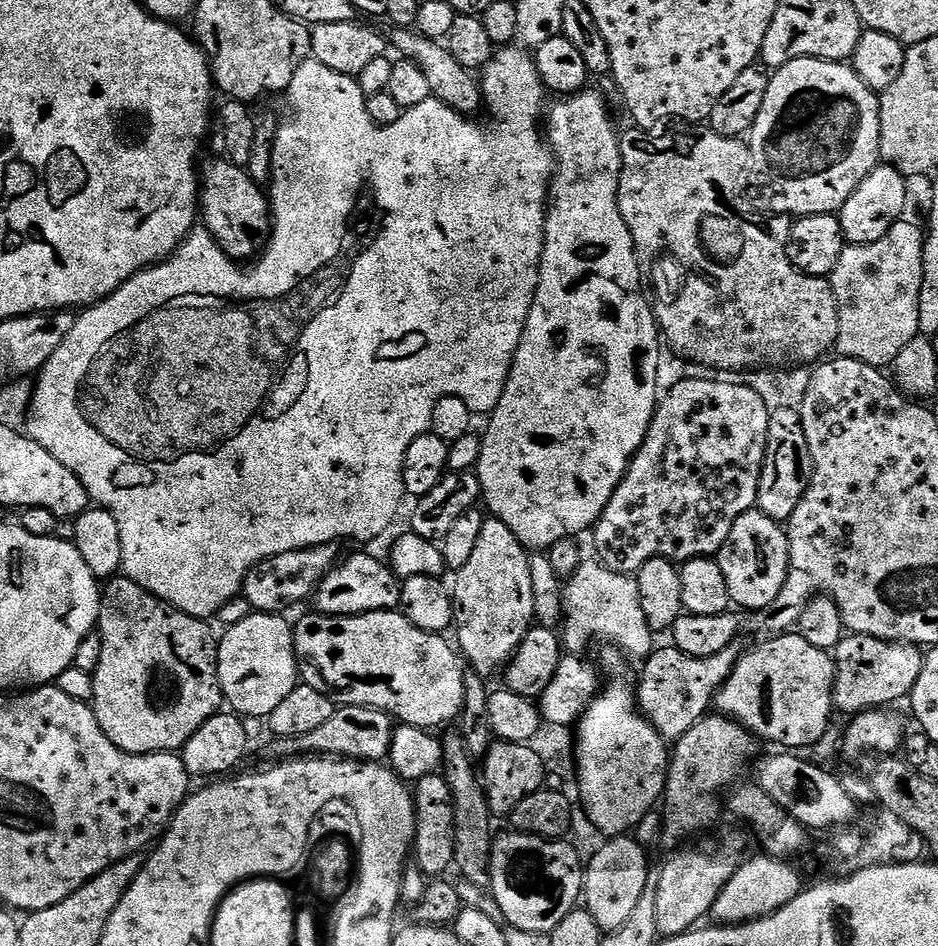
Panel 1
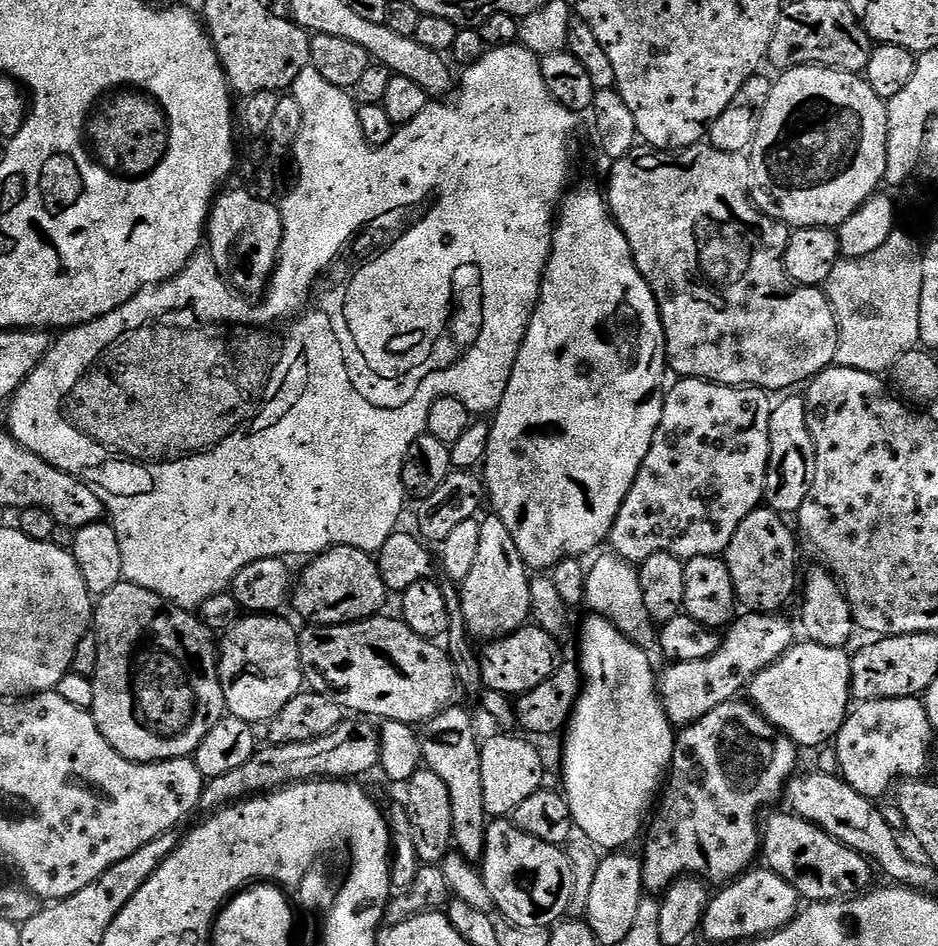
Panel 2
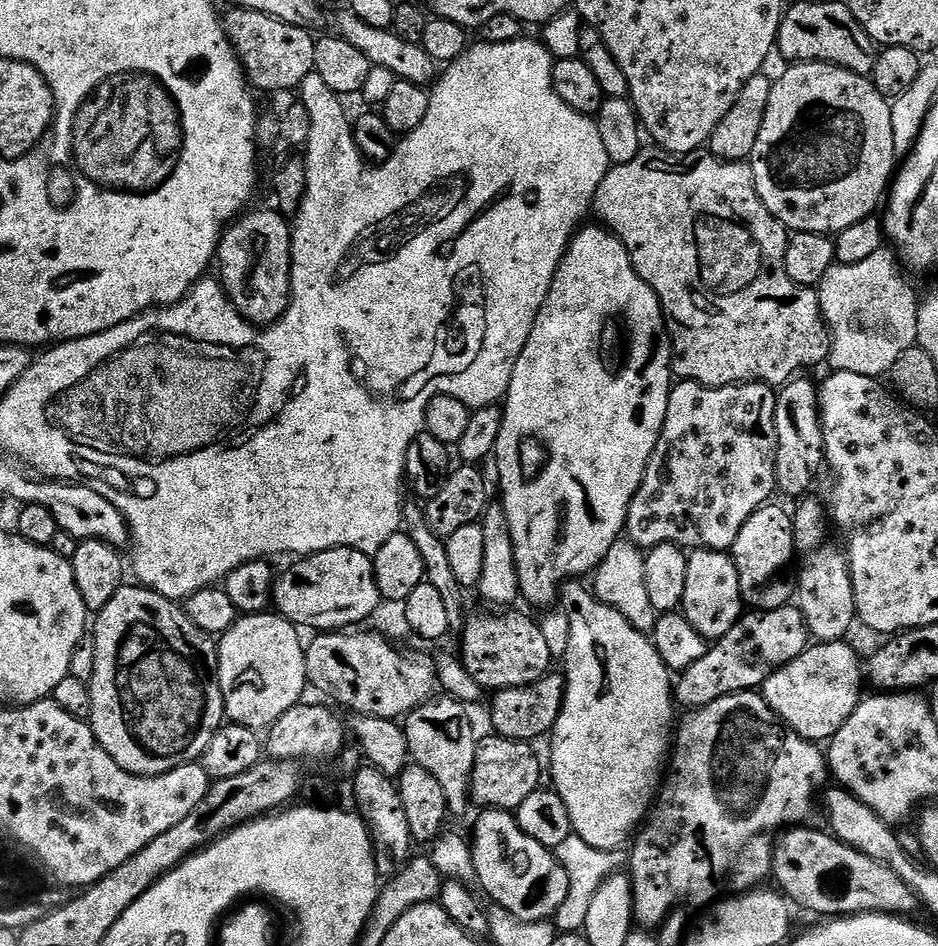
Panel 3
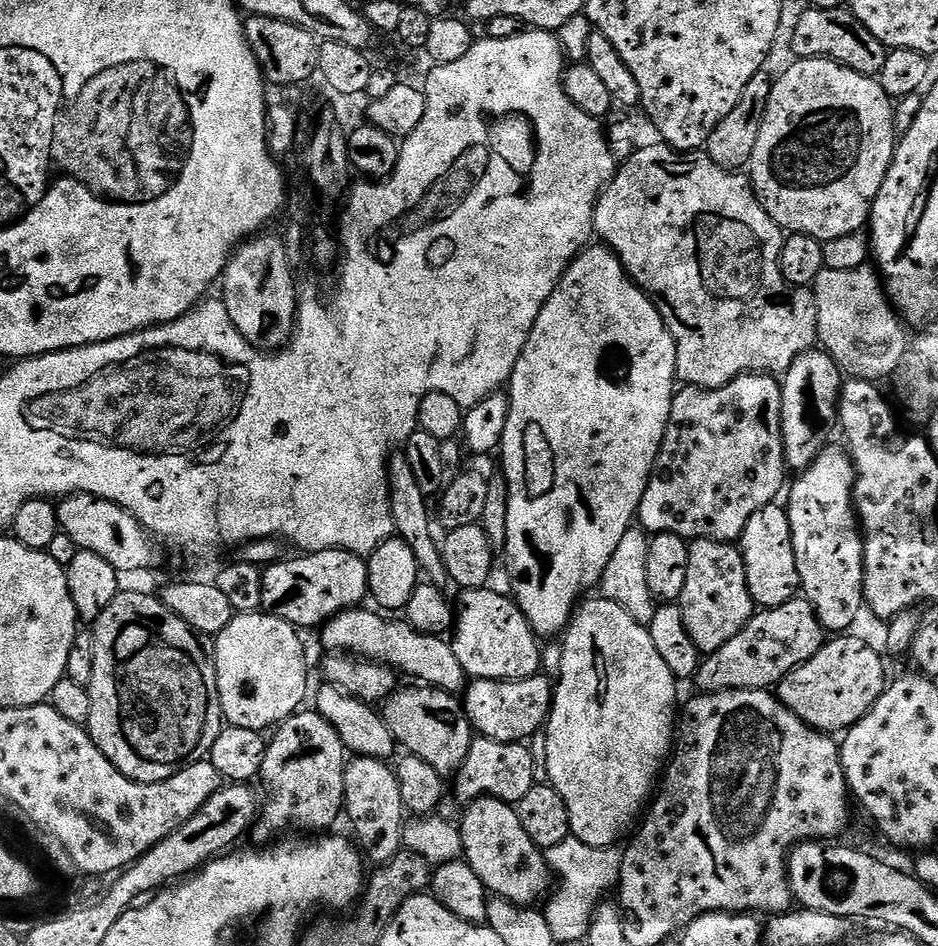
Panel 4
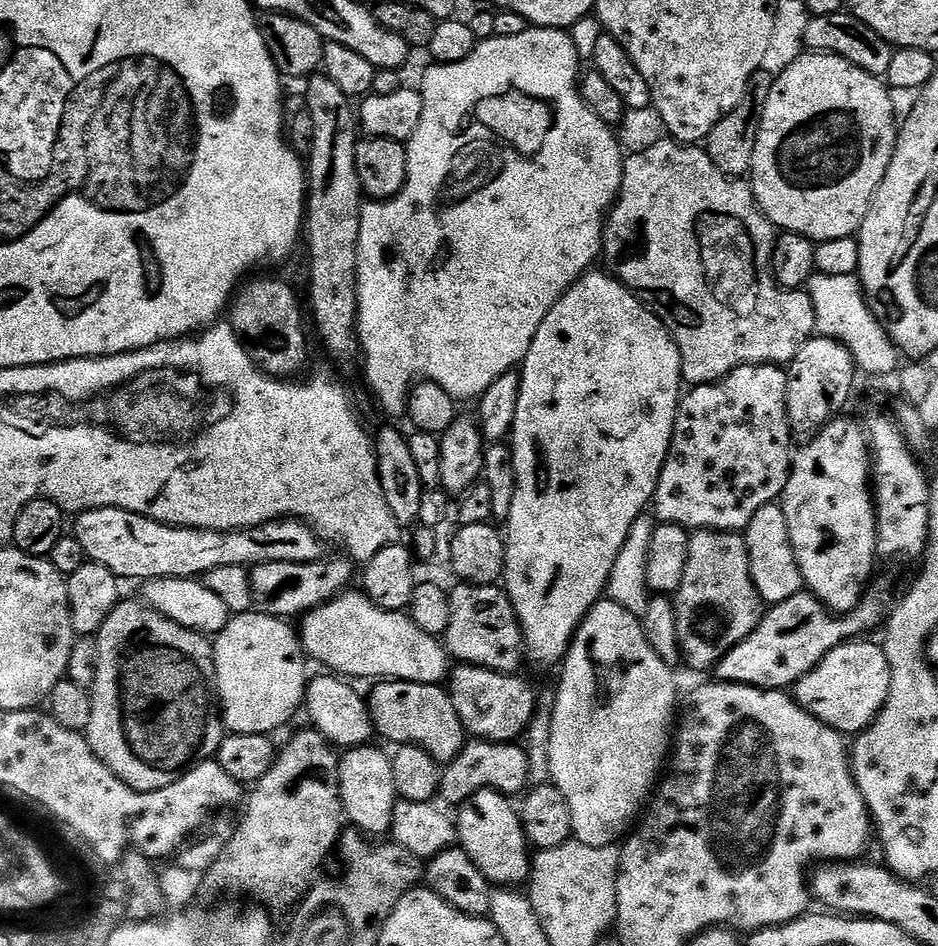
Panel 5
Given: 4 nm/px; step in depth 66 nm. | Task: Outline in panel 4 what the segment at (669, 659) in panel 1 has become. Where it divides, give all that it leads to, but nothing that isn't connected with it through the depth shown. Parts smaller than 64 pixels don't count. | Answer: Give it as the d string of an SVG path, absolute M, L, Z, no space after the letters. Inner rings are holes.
M797 598L777 608L760 610L726 646L707 653L694 677L701 693L722 692L729 688L772 690L798 666L802 666L826 643L826 633L809 600Z

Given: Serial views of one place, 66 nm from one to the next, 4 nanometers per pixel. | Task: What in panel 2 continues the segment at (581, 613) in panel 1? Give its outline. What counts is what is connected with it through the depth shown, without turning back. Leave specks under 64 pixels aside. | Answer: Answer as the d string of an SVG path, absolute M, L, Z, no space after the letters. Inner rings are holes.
M615 554L607 555L597 555L596 565L587 569L583 603L592 607L590 609L595 615L604 616L615 623L621 633L637 646L645 650L651 649L651 644L653 647L658 640L658 625L646 611L646 602L642 602L639 571L622 557Z

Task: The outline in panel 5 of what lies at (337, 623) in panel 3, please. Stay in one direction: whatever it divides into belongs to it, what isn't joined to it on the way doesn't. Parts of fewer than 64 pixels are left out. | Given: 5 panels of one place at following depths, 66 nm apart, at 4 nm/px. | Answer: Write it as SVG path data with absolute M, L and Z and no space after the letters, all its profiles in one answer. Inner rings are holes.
M340 556L334 557L333 560L321 558L314 564L270 562L253 567L248 573L248 578L255 611L265 612L268 616L300 618L314 611L319 604L339 596L351 585L348 583L352 580L352 567L354 567L351 559Z

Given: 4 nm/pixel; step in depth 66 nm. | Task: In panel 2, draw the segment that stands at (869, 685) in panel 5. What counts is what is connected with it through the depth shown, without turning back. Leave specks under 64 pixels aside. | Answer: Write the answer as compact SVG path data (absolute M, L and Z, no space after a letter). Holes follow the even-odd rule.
M793 643L780 658L752 677L746 688L747 699L757 712L801 749L835 741L854 700L849 653L844 648L803 643Z

